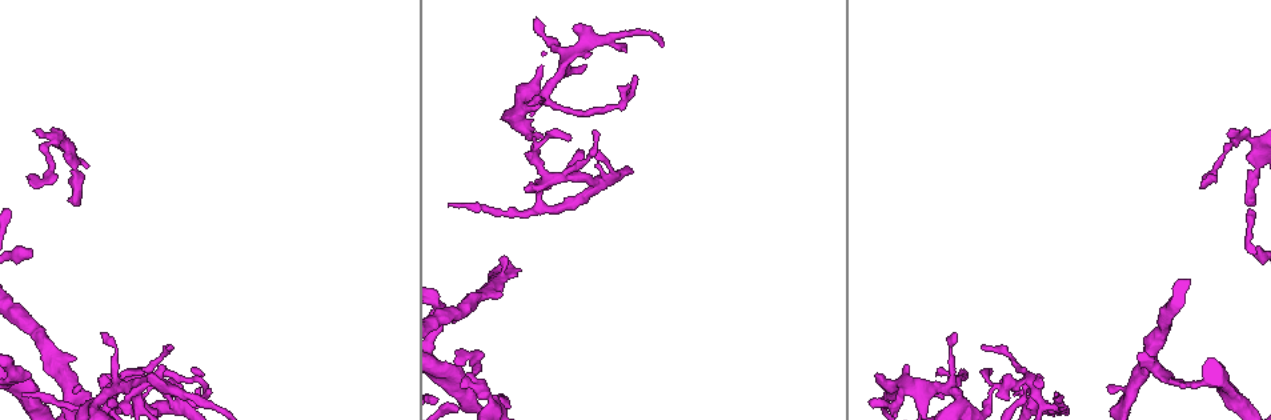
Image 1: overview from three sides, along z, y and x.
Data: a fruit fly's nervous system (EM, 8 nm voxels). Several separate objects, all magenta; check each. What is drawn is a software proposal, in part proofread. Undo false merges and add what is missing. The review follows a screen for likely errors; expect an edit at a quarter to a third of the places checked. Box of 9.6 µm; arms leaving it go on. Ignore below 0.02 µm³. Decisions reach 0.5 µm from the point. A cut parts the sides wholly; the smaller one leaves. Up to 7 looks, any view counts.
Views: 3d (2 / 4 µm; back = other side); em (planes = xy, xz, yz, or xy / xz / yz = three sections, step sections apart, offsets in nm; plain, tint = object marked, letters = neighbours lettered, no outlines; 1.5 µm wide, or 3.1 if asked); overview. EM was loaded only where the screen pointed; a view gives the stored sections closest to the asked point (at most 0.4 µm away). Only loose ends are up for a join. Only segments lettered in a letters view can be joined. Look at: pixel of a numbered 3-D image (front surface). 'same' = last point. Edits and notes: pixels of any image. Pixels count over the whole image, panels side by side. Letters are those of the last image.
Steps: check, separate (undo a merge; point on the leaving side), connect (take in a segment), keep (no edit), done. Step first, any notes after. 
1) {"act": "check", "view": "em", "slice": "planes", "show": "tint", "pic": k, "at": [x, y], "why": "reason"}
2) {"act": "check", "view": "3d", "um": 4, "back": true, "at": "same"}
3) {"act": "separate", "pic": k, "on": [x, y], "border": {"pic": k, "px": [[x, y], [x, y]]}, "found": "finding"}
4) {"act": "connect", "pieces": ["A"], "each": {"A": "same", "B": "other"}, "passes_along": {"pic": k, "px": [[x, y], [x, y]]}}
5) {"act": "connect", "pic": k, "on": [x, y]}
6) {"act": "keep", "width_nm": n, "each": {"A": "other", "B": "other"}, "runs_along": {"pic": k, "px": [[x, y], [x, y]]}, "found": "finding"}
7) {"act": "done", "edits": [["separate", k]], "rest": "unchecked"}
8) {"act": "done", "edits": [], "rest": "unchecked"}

{"act": "check", "view": "em", "slice": "planes", "show": "letters", "pic": 1, "at": [113, 399]}

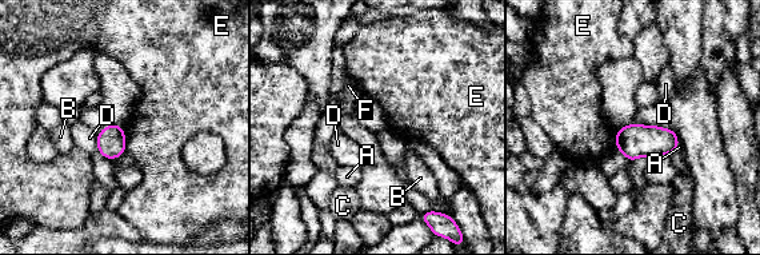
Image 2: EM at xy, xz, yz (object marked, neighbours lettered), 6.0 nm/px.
{"act": "keep", "width_nm": 180, "each": {"A": "other", "B": "other", "C": "other", "D": "other", "E": "other", "F": "other"}, "border": {"pic": 2, "px": [[123, 127], [126, 151]]}, "found": "none of them fits"}

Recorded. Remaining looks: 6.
{"act": "check", "view": "3d", "um": 4, "pic": 1, "at": [23, 394], "why": "branch stops here"}

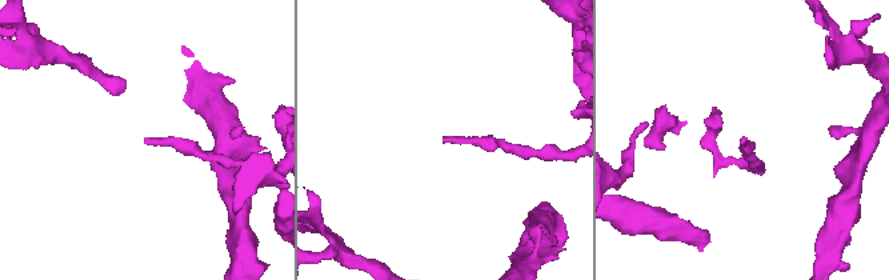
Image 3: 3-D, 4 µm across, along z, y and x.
{"act": "check", "view": "em", "slice": "planes", "show": "letters", "pic": 3, "at": [445, 136]}

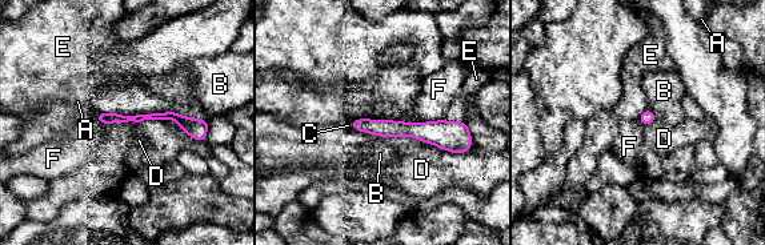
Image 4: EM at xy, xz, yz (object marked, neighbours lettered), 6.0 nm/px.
{"act": "connect", "pieces": ["C"], "width_nm": 70, "longest_contact_nm": ["D", 600], "each": {"A": "other", "B": "other", "C": "same", "D": "other", "E": "other", "F": "other"}, "found": "it goes on there"}

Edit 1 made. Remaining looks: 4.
{"act": "check", "view": "overview"}

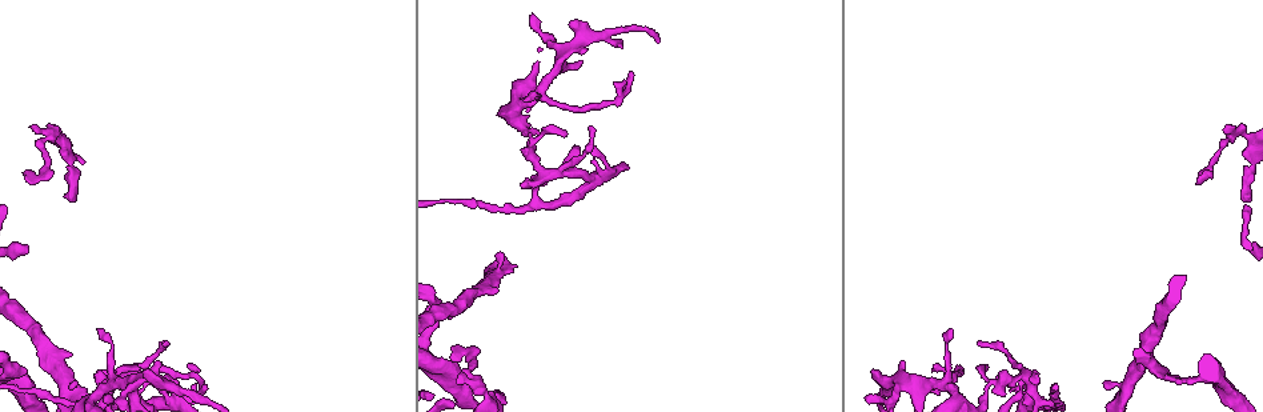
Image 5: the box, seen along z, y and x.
{"act": "check", "view": "3d", "um": 2, "pic": 5, "at": [1207, 171], "why": "free end"}

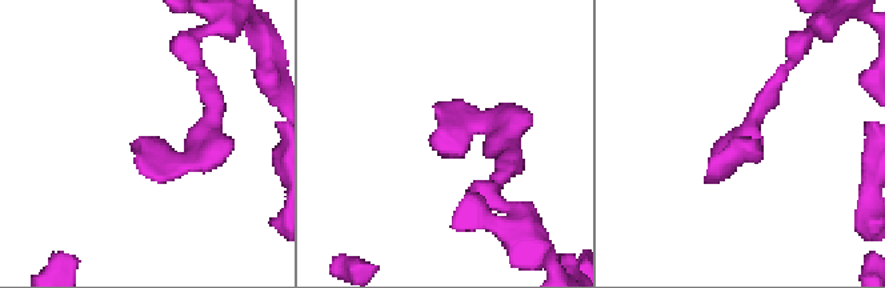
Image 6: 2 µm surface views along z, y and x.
{"act": "check", "view": "em", "slice": "planes", "show": "letters", "pic": 6, "at": [747, 141]}

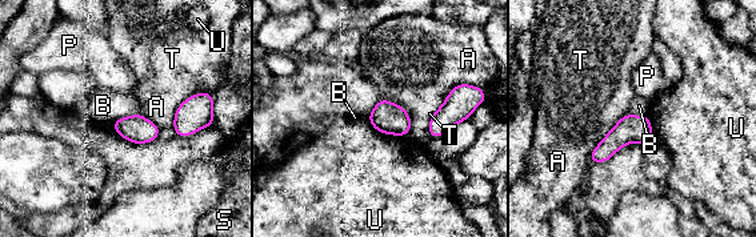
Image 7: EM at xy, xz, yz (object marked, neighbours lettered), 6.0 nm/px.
{"act": "keep", "each": {"A": "other", "B": "other", "P": "other", "S": "other", "T": "other", "U": "other"}, "found": "none of them fits"}

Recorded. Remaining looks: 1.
{"act": "done", "edits": [["connect", 4]], "rest": "unchecked"}

